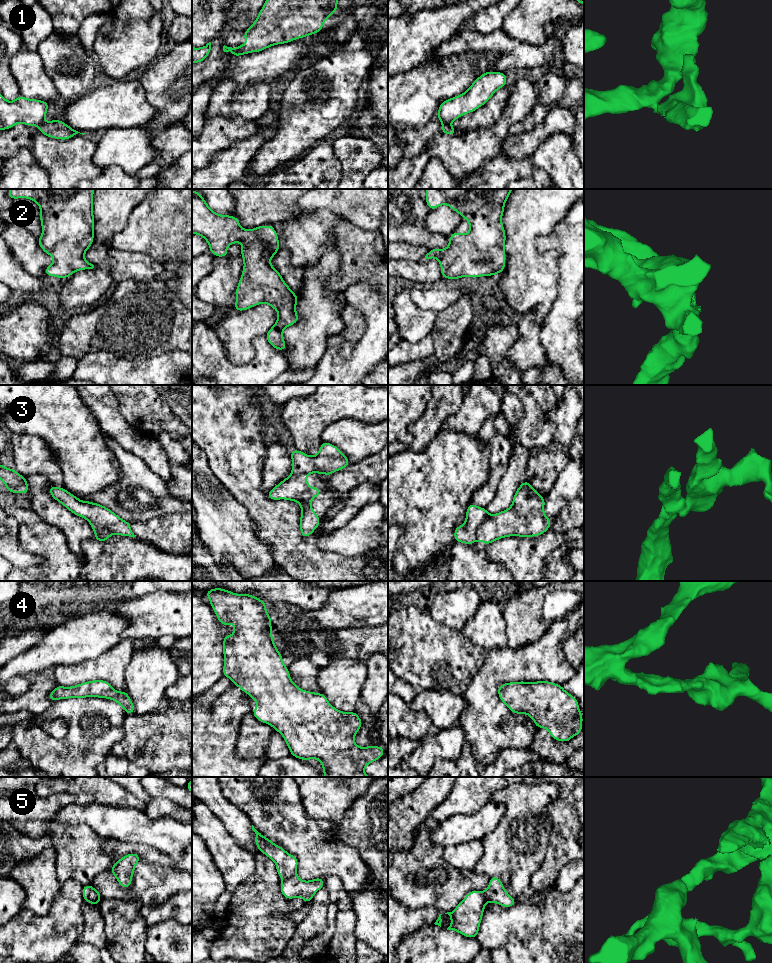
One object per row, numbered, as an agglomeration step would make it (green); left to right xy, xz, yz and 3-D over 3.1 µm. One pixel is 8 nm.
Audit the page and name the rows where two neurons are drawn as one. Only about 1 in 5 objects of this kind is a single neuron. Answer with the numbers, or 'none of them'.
1, 3, 5

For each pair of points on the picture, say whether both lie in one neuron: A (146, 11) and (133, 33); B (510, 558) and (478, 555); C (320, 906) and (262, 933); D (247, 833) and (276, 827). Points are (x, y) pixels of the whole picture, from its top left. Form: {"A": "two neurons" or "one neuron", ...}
{"A": "two neurons", "B": "two neurons", "C": "two neurons", "D": "two neurons"}

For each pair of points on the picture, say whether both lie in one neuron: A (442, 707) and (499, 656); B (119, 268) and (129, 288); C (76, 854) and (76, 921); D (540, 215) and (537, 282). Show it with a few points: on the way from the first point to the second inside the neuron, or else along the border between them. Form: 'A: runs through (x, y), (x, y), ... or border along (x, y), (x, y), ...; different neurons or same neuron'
A: border along (463, 695), (466, 701), (466, 708), (459, 718); different neurons
B: border along (149, 280), (122, 280), (118, 283); different neurons
C: border along (60, 883), (66, 880), (77, 880), (83, 885); different neurons
D: runs through (529, 232), (529, 265); same neuron

